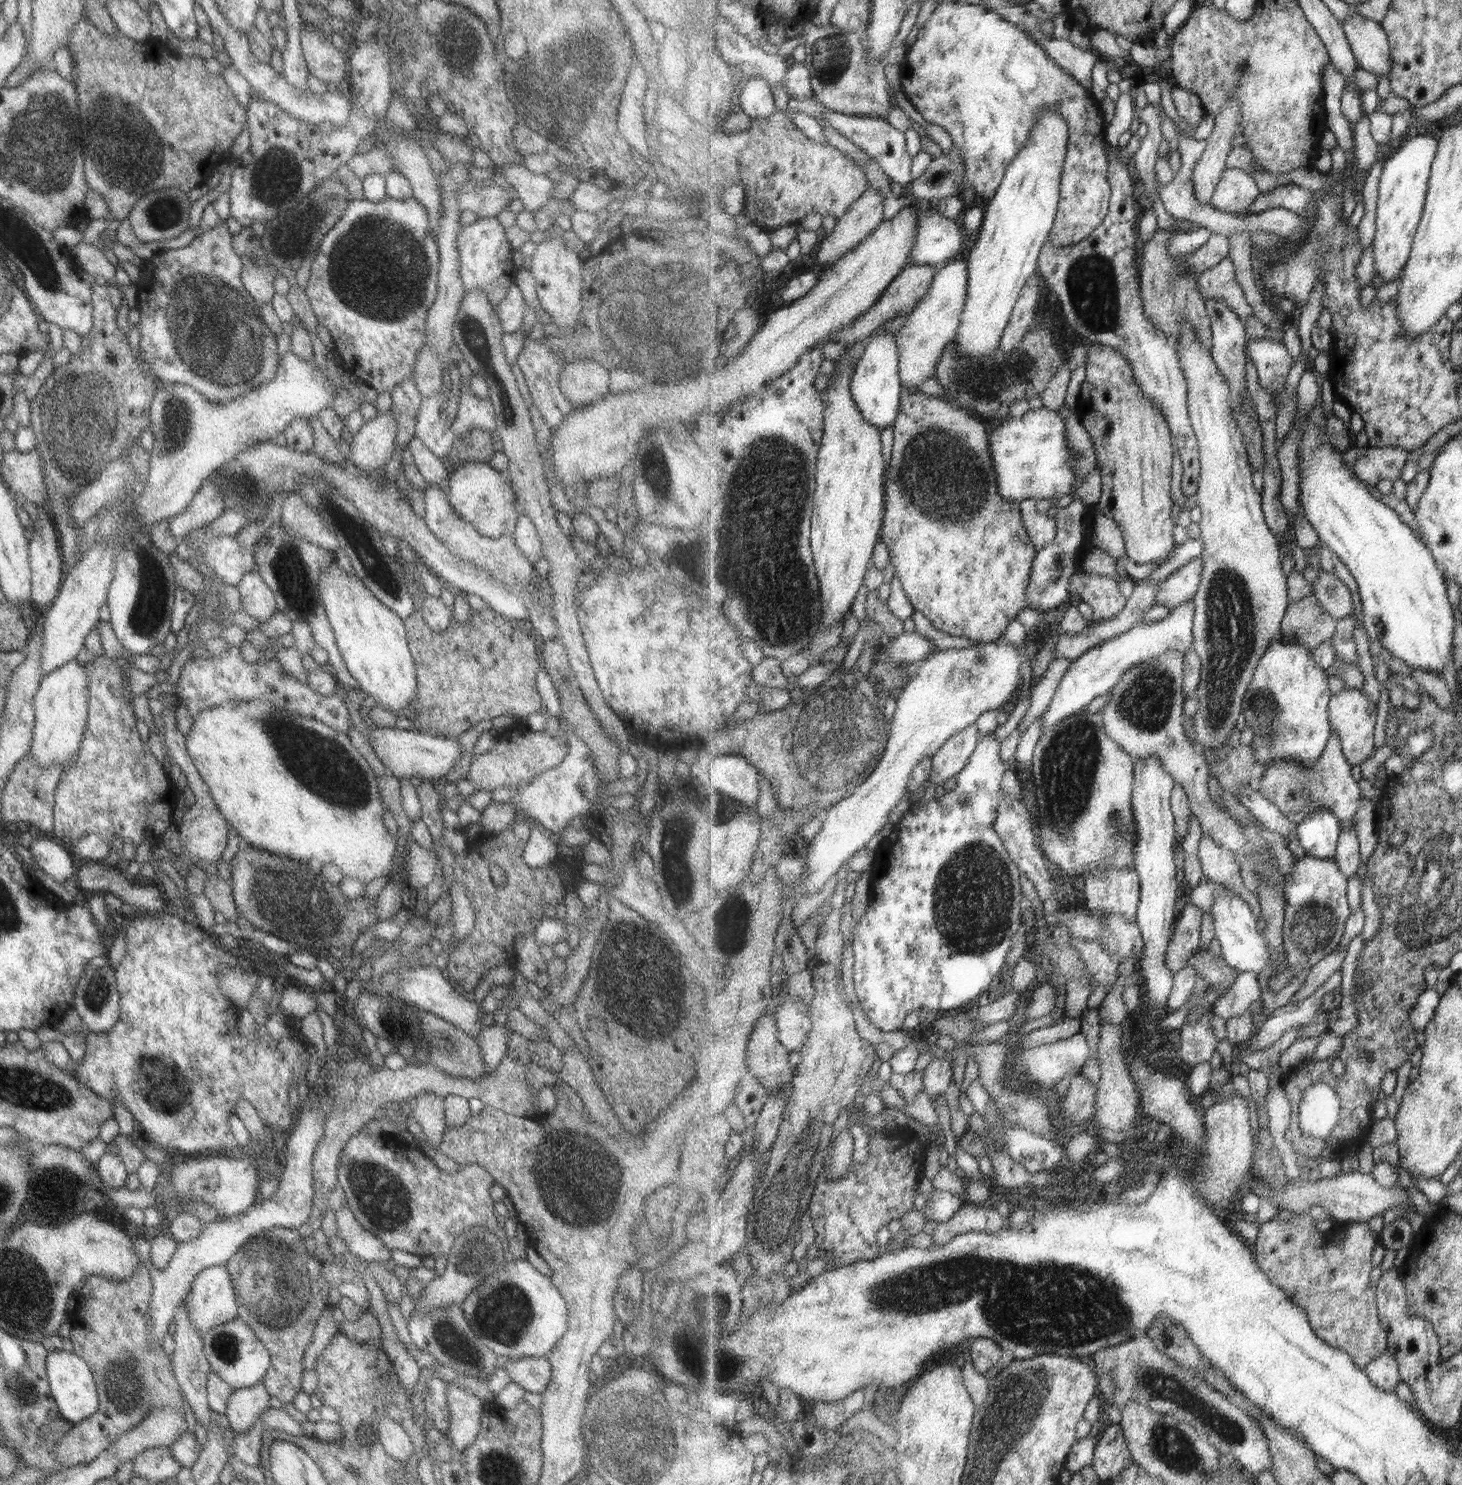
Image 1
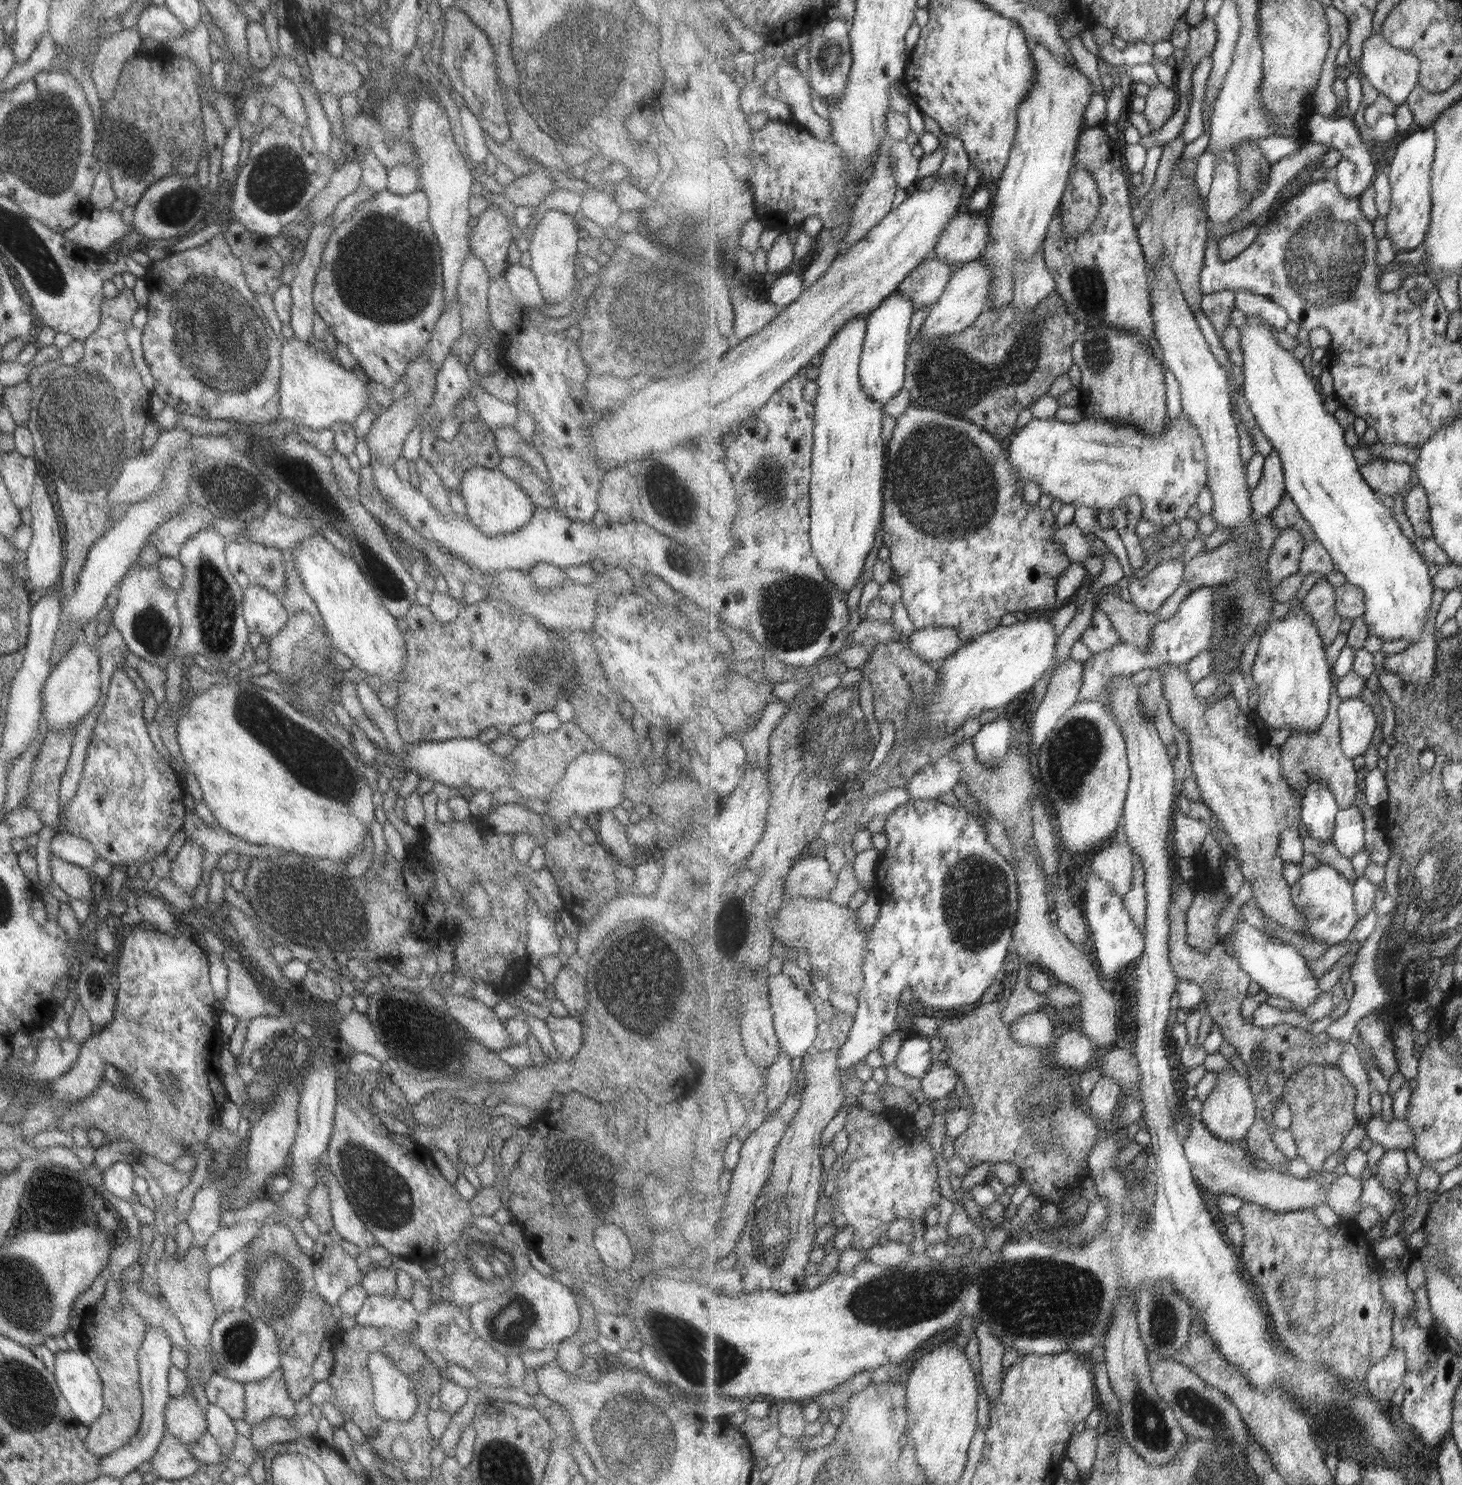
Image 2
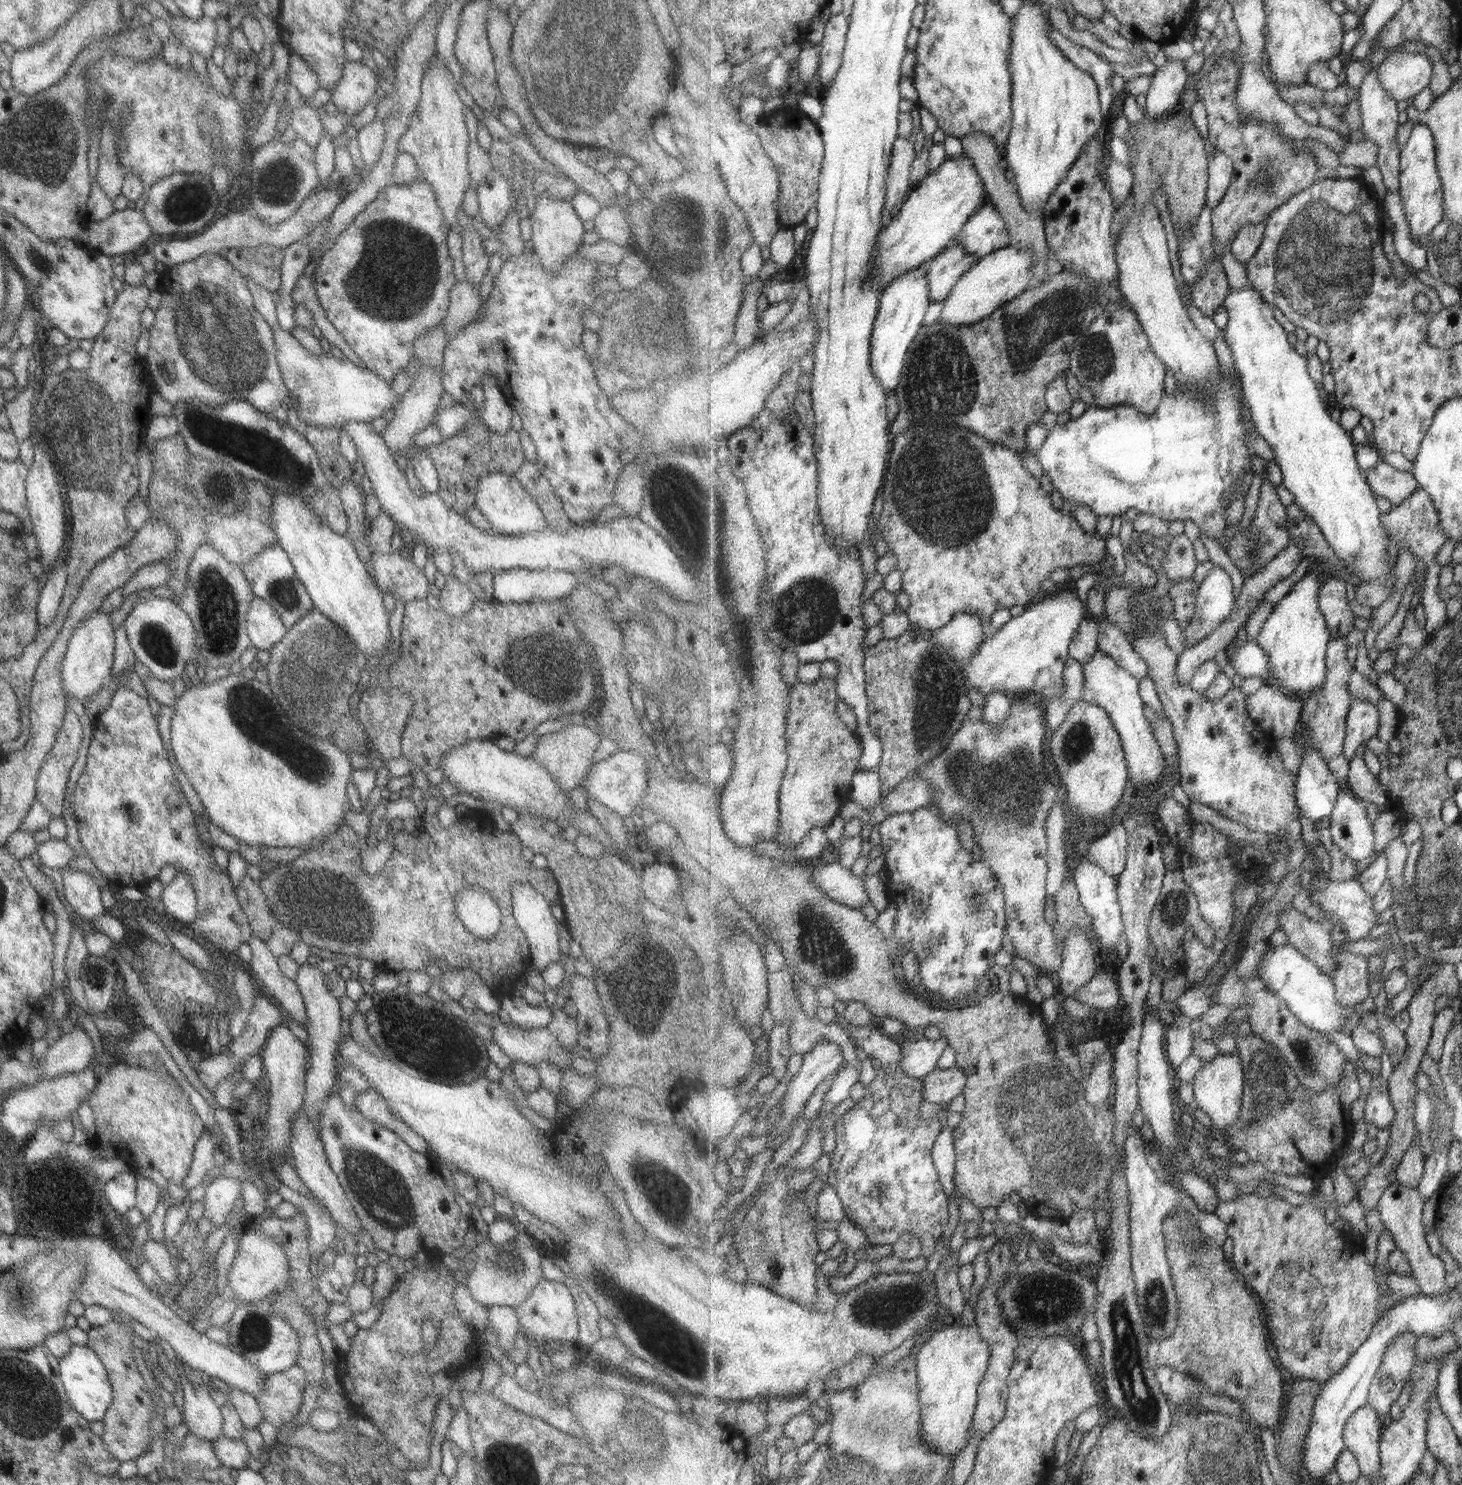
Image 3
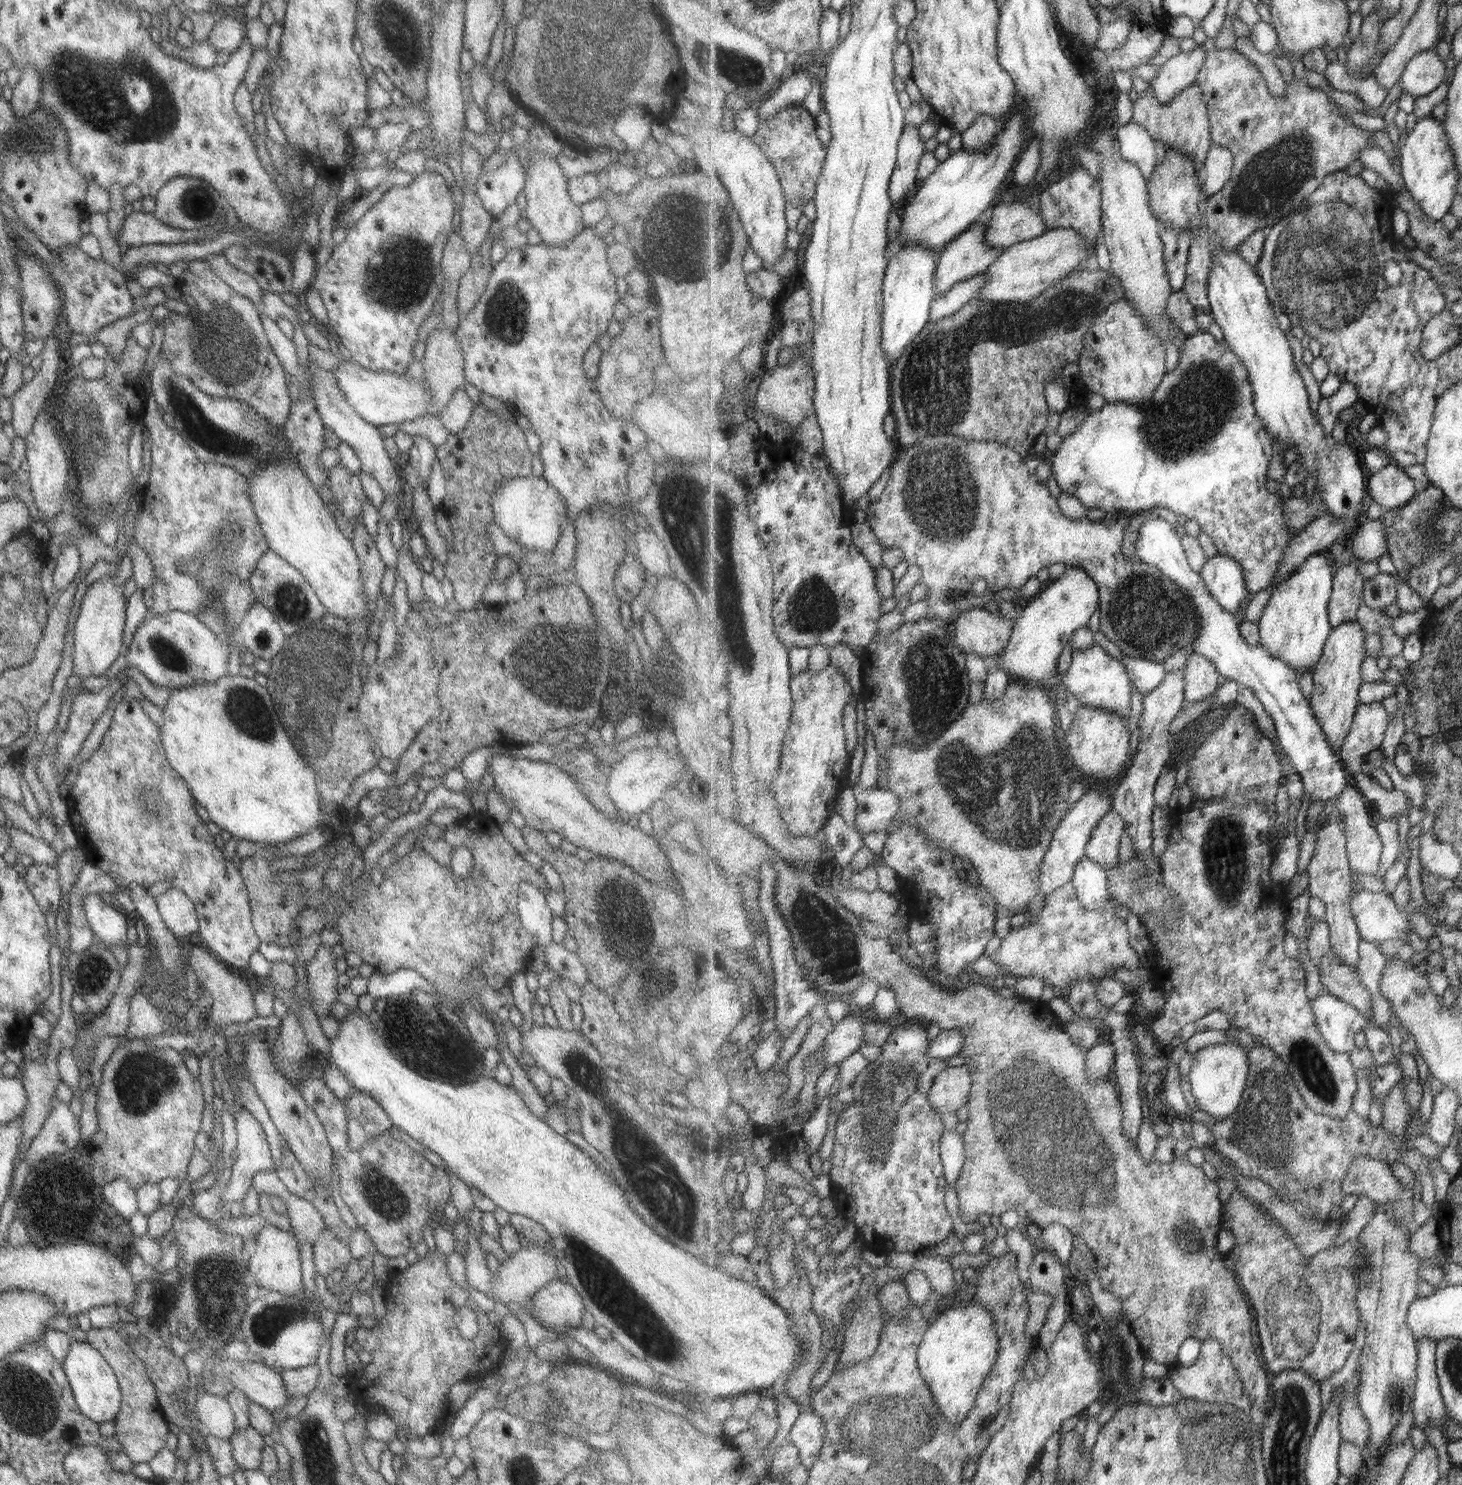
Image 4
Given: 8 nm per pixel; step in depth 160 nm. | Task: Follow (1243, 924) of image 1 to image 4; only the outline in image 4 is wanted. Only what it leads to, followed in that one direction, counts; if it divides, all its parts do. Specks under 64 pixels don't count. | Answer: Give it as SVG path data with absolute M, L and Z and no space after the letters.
M1326 988L1319 993L1312 1001L1312 1007L1321 1034L1333 1050L1350 1053L1358 1048L1356 1036L1366 1028L1369 1018Z

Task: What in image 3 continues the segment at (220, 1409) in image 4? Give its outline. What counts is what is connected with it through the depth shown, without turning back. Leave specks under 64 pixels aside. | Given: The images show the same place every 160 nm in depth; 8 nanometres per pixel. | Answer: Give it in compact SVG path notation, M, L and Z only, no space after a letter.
M182 1375L183 1419L181 1425L187 1428L189 1435L198 1439L213 1441L222 1436L220 1406L217 1406L208 1390L193 1387Z

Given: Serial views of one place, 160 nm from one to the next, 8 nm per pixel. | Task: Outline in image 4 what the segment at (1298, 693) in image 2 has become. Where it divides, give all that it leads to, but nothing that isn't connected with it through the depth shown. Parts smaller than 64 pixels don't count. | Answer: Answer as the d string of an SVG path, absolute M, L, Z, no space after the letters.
M1327 552L1314 554L1298 569L1295 569L1289 578L1272 586L1270 601L1258 622L1262 645L1277 658L1288 662L1294 669L1299 669L1302 674L1313 671L1318 662L1322 660L1324 646L1330 634L1334 632L1334 626L1330 621L1330 601L1334 593L1333 578L1335 578L1333 561Z

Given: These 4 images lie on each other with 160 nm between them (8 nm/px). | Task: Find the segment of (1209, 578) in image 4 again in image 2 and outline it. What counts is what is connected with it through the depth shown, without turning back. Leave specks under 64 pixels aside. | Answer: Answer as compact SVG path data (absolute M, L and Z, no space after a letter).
M1213 587L1193 590L1171 620L1156 623L1148 648L1139 649L1138 646L1120 642L1107 652L1095 654L1084 663L1084 683L1078 702L1102 698L1107 685L1117 675L1132 675L1141 672L1143 668L1156 669L1159 665L1185 666L1202 652L1209 650L1215 630L1215 593Z

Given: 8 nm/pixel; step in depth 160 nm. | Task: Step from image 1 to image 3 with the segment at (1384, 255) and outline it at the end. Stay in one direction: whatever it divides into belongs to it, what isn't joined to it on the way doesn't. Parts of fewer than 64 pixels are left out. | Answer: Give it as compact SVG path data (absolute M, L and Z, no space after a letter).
M1420 123L1415 125L1409 142L1400 152L1400 193L1413 238L1430 235L1433 228L1445 218L1444 184L1438 169L1437 155L1438 150L1431 127Z

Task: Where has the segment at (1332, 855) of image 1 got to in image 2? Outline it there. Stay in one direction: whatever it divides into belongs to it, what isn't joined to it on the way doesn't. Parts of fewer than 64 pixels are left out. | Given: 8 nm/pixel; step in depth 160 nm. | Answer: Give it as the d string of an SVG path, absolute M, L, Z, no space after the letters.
M1311 781L1307 785L1307 794L1303 798L1302 804L1302 823L1309 828L1311 836L1323 840L1323 842L1331 843L1337 828L1337 814L1341 811L1339 804L1335 798L1335 794L1327 786L1327 783L1321 781Z

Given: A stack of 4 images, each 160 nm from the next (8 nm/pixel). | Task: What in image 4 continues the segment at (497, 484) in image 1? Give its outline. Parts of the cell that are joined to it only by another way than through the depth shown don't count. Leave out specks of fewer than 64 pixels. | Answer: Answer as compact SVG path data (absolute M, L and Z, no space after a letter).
M516 477L498 484L490 498L494 524L503 534L516 542L525 551L534 550L550 554L560 535L559 518L569 517L568 508L556 493L556 490L541 477Z

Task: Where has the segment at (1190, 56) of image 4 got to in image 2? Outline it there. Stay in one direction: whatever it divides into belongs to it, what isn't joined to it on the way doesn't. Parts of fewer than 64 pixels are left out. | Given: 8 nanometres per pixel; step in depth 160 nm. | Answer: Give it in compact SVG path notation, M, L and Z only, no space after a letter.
M1163 83L1155 85L1145 99L1145 110L1142 113L1149 120L1153 131L1161 130L1171 120L1178 106L1176 83L1169 88Z

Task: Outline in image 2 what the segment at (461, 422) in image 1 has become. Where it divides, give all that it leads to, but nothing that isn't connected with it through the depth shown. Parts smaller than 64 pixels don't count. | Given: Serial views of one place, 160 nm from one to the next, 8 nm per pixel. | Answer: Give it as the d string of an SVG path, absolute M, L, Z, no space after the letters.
M474 389L473 404L478 410L478 418L491 431L496 428L513 427L516 423L518 410L513 401L508 403L497 401L483 390Z

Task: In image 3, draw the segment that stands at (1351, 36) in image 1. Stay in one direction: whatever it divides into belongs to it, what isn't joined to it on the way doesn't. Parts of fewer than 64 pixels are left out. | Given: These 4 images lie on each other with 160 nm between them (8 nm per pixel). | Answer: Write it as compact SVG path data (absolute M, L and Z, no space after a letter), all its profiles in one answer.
M1393 49L1391 55L1385 58L1376 68L1379 71L1380 81L1395 100L1406 101L1413 96L1417 96L1433 80L1433 62L1425 54L1401 53L1401 51Z

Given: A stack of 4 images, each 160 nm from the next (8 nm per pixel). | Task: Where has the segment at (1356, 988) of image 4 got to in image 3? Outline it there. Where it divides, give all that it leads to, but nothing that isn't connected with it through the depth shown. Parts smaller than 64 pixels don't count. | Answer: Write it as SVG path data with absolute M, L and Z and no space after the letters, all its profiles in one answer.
M1284 908L1280 912L1281 929L1289 936L1293 947L1299 948L1319 968L1323 974L1333 978L1338 971L1338 963L1332 954L1333 942L1330 930L1323 923L1315 923L1295 908Z

